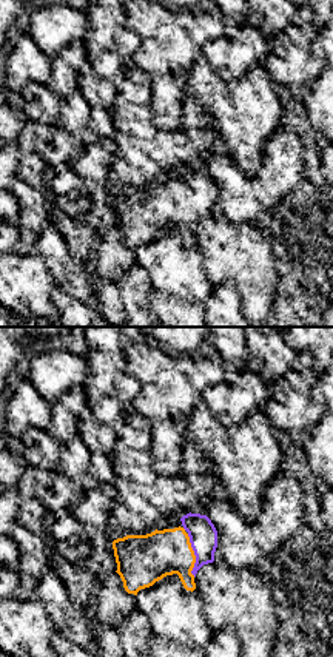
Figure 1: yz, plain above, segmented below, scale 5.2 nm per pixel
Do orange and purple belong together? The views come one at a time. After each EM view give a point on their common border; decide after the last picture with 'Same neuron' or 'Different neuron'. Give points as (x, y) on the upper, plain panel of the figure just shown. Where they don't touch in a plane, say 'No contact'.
Touches orange at (195, 210)

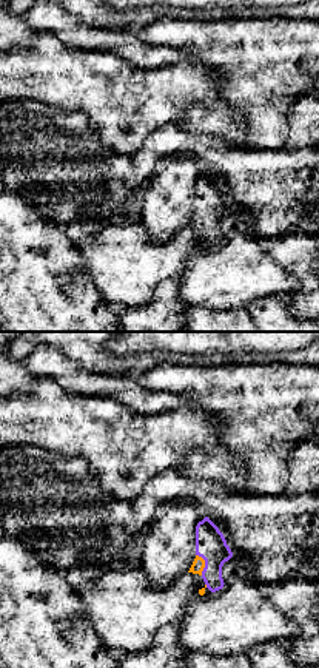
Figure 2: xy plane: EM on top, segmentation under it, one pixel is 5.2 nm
Touches orange at (204, 218)

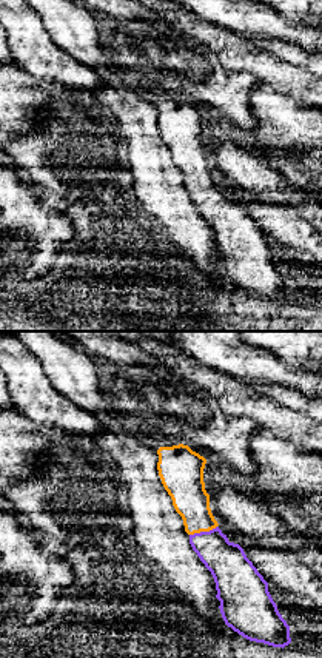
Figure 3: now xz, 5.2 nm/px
Touches orange at (202, 185)

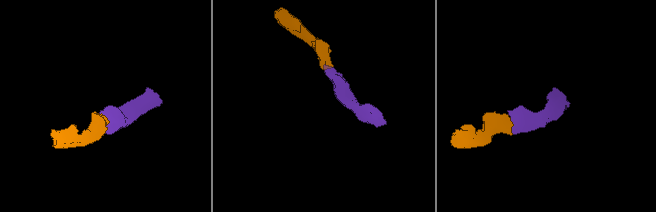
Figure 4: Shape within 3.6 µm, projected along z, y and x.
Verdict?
Same neuron

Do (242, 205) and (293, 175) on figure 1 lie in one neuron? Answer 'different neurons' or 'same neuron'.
same neuron

